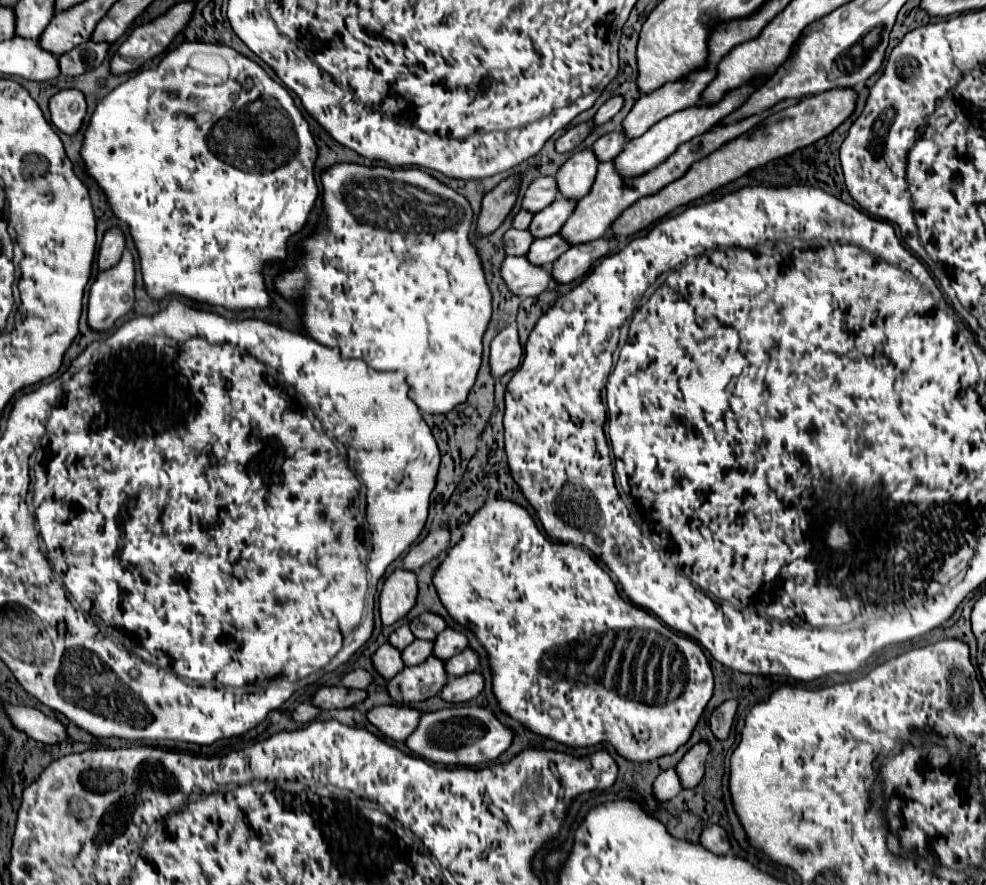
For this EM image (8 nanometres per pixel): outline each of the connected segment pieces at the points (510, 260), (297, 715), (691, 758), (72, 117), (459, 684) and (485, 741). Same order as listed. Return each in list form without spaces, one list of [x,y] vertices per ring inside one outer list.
[[[506,256],[500,266],[500,276],[504,278],[508,290],[518,298],[536,298],[552,282],[550,268],[534,266],[524,256]]]
[[[304,702],[304,704],[296,706],[296,708],[294,708],[294,712],[292,712],[290,716],[292,716],[292,720],[296,720],[296,722],[300,722],[300,724],[308,724],[310,720],[314,720],[314,718],[316,718],[316,714],[318,714],[318,712],[320,712],[318,708],[314,708],[312,704]]]
[[[700,742],[696,746],[692,746],[684,758],[676,764],[676,774],[680,776],[680,786],[682,788],[694,788],[702,782],[704,778],[704,760],[706,760],[706,754],[710,752],[710,748]]]
[[[62,90],[48,102],[52,124],[64,134],[76,134],[86,116],[86,100],[80,90]]]
[[[480,672],[464,674],[460,678],[450,678],[448,684],[440,690],[440,698],[448,704],[462,704],[478,696],[484,688],[484,678]]]
[[[448,706],[420,716],[418,728],[406,738],[408,750],[424,760],[446,766],[478,766],[496,760],[512,742],[512,730],[498,722],[490,710],[476,706]]]

